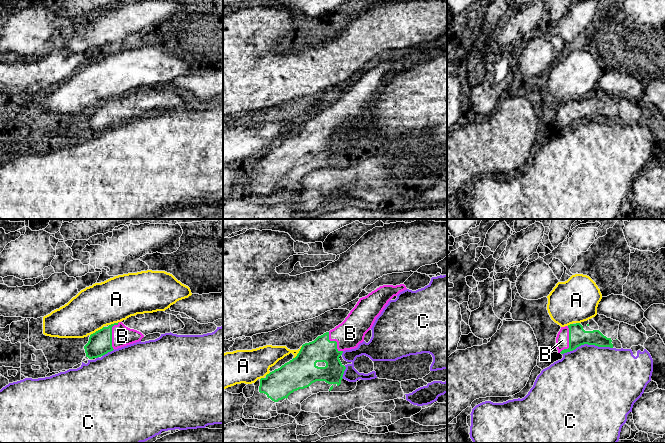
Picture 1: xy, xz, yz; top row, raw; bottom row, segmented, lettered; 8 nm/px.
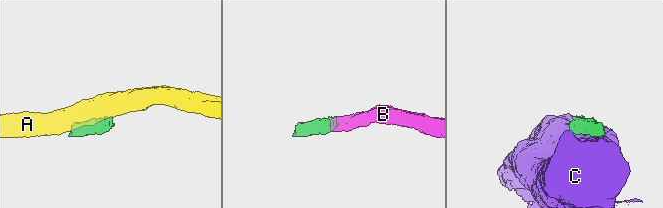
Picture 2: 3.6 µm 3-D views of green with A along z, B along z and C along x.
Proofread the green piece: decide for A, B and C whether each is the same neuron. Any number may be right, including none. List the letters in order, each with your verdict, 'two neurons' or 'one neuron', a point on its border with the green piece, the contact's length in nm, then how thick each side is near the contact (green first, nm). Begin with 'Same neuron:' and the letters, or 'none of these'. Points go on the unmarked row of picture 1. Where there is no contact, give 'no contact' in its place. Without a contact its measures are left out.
Same neuron: B
A: two neurons; meets green in xy at (96, 107); contact 130 nm long; 190 nm thick on the green side, 340 nm on the other
B: one neuron; meets green in xy at (111, 111); contact 220 nm long; 190 nm thick on the green side, 160 nm on the other
C: two neurons; meets green in yz at (587, 119); contact 420 nm long; 150 nm thick on the green side, 460 nm on the other

